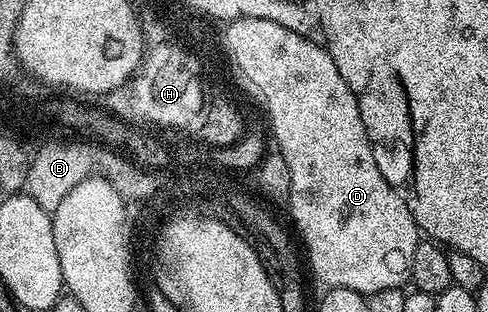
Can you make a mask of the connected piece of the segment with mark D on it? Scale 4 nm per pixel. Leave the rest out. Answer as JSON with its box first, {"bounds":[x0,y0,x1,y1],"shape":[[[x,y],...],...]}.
{"bounds":[224,18,420,294],"shape":[[[244,18],[231,20],[225,25],[224,48],[235,59],[242,71],[245,82],[251,84],[262,95],[262,104],[266,107],[266,116],[270,119],[270,128],[274,131],[276,150],[288,162],[288,174],[292,174],[292,190],[288,201],[290,216],[306,243],[306,256],[310,259],[310,268],[326,283],[327,289],[347,288],[363,294],[388,290],[389,288],[402,288],[411,279],[410,267],[412,258],[416,254],[420,243],[420,233],[404,198],[380,174],[376,166],[376,158],[372,154],[372,146],[368,142],[368,134],[364,130],[364,122],[360,118],[360,106],[344,78],[340,78],[340,70],[336,70],[336,62],[332,62],[329,52],[322,44],[313,44],[308,38],[300,38],[300,34],[292,34],[292,30],[284,30],[284,26],[276,26],[276,22],[268,22],[260,18]]]}

